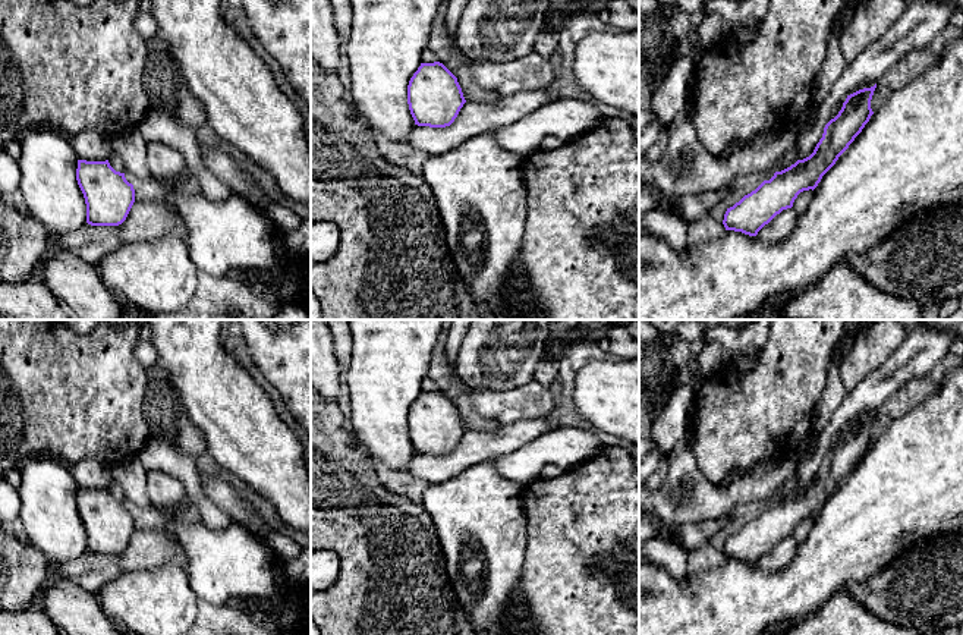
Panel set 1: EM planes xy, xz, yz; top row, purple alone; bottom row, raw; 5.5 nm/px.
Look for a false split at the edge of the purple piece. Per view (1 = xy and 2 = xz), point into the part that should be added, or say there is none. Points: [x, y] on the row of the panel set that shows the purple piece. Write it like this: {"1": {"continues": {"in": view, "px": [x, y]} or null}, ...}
{"1": {"continues": null}, "2": {"continues": null}}

